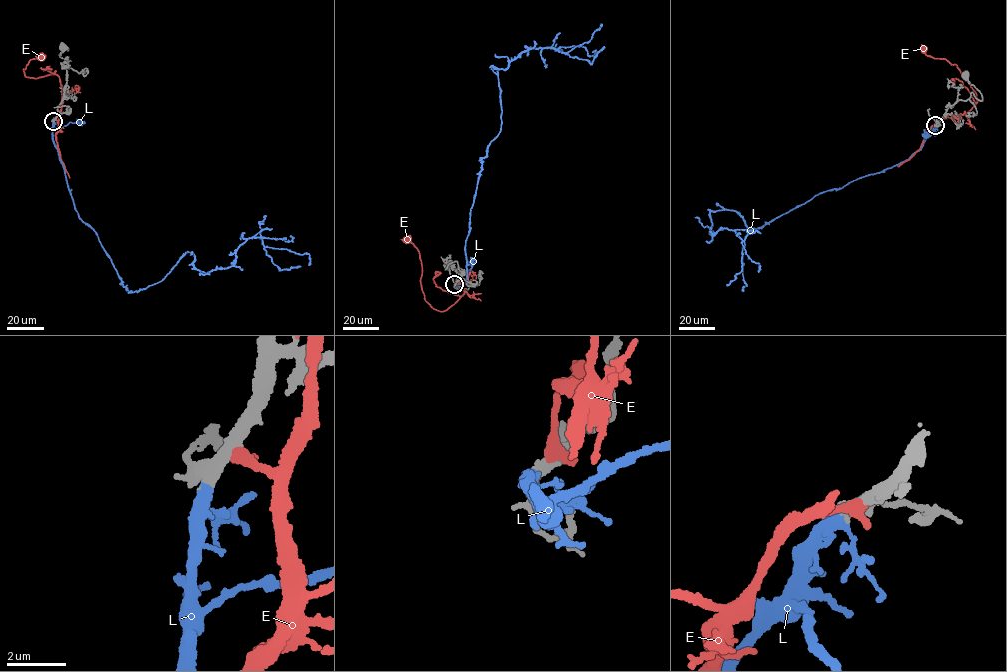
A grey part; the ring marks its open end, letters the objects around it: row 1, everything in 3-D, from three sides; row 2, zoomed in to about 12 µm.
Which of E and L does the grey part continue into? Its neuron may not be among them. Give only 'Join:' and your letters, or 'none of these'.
Join: L

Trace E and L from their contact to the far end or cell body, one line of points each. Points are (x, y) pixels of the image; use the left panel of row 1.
E: (55, 119), (59, 116), (62, 94), (58, 77), (30, 78), (23, 69), (42, 54), (44, 60), (39, 55)
L: (53, 121), (75, 209), (129, 292), (186, 252), (201, 272), (230, 267), (255, 237), (280, 270), (301, 266)

